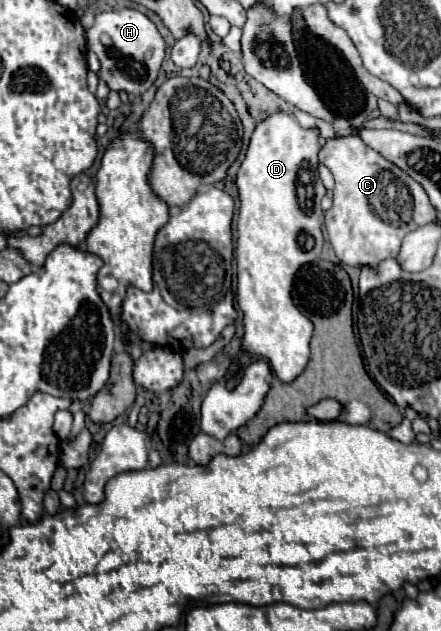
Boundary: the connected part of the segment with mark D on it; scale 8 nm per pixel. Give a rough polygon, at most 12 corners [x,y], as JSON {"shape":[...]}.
{"shape":[[257,123],[237,171],[243,349],[293,381],[323,249],[319,129]]}

